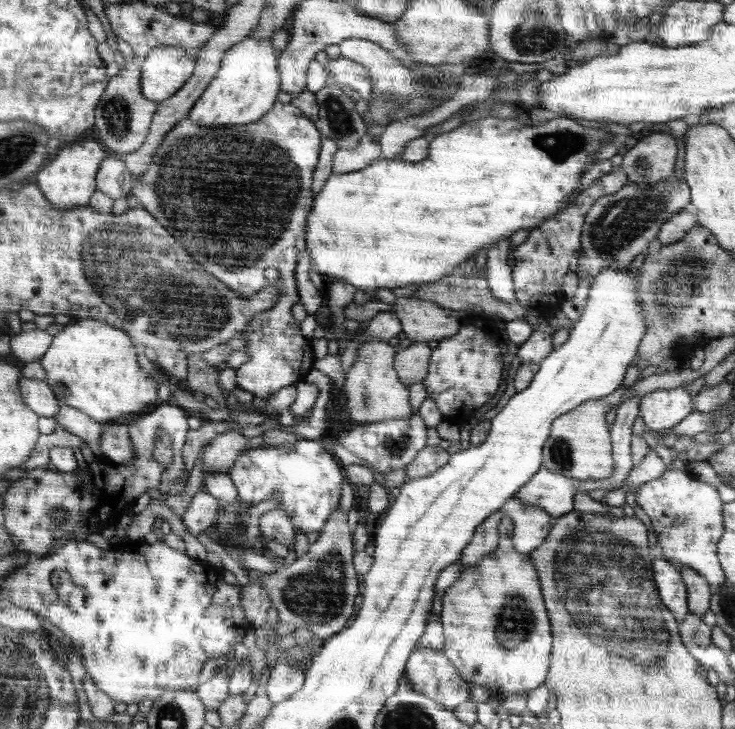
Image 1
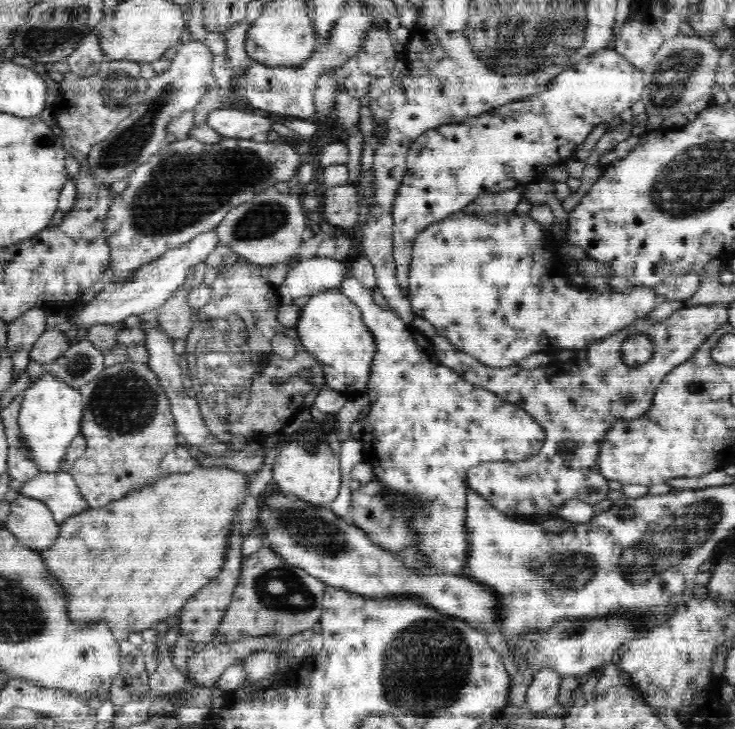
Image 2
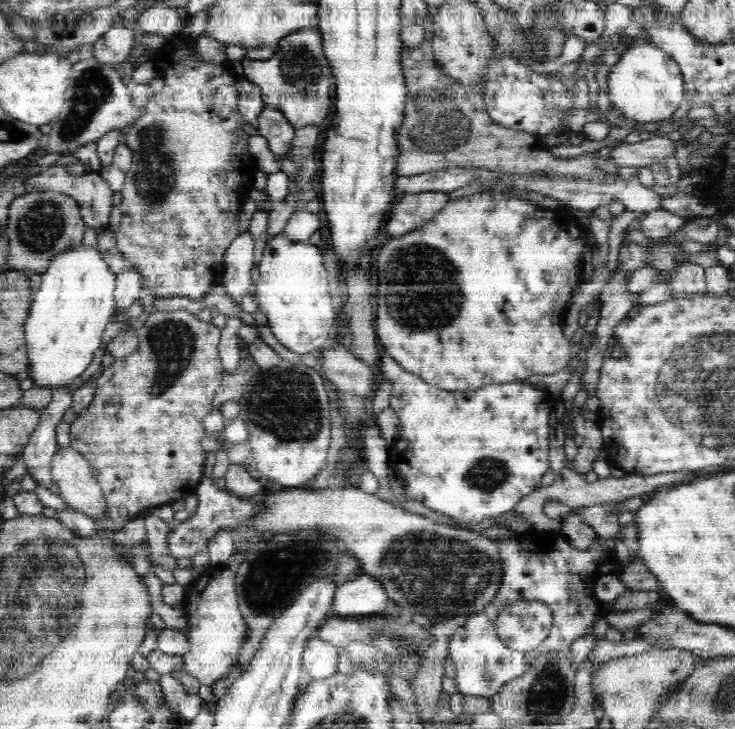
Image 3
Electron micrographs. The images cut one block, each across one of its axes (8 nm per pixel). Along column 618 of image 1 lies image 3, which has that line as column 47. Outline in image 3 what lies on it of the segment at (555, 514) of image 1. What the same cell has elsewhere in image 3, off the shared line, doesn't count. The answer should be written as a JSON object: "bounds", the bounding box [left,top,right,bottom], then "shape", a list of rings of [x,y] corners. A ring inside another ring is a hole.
{"bounds":[21,385,74,488],"shape":[[[68,385],[51,390],[51,401],[42,409],[35,430],[21,452],[27,473],[37,485],[49,488],[51,478],[50,462],[56,451],[56,426],[71,408],[74,393]]]}

